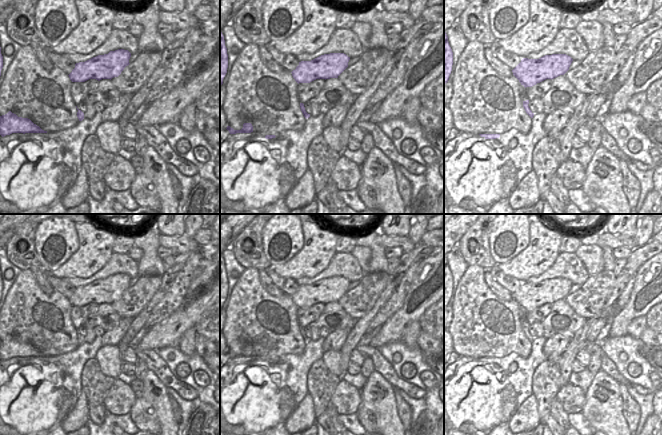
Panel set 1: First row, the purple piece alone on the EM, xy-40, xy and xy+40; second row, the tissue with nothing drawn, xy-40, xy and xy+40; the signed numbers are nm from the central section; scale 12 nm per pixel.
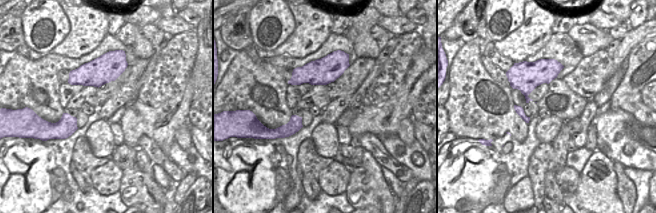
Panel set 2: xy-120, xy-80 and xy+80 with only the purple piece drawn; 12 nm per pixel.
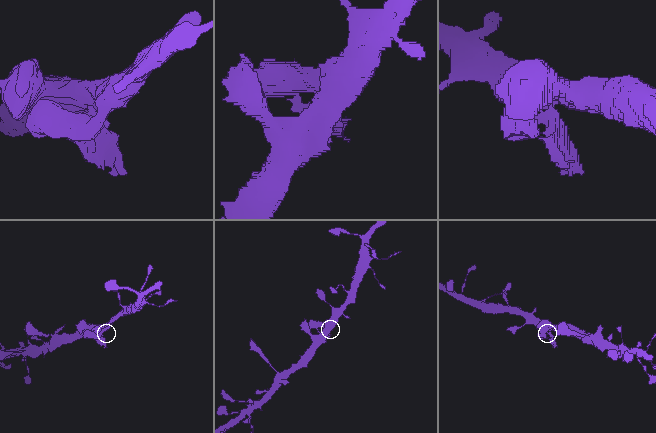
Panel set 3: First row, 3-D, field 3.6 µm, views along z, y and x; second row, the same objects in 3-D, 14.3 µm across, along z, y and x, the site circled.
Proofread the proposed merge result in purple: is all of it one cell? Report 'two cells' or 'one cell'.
two cells

